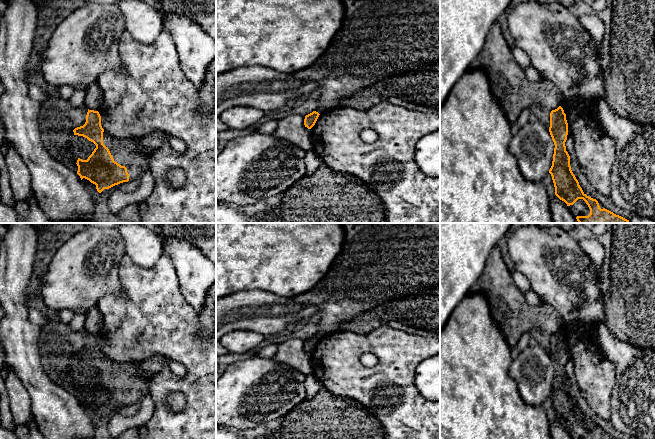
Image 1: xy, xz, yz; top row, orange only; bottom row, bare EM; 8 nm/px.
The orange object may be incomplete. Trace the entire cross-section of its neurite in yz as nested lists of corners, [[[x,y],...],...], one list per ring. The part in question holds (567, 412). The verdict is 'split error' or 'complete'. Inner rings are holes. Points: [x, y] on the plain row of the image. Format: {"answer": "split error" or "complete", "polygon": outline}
{"answer": "split error", "polygon": [[[561,330],[550,337],[549,356],[555,369],[552,390],[549,394],[555,419],[567,428],[573,439],[616,439],[605,432],[601,433],[596,423],[587,420],[573,398],[570,380],[565,370],[568,347]]]}

